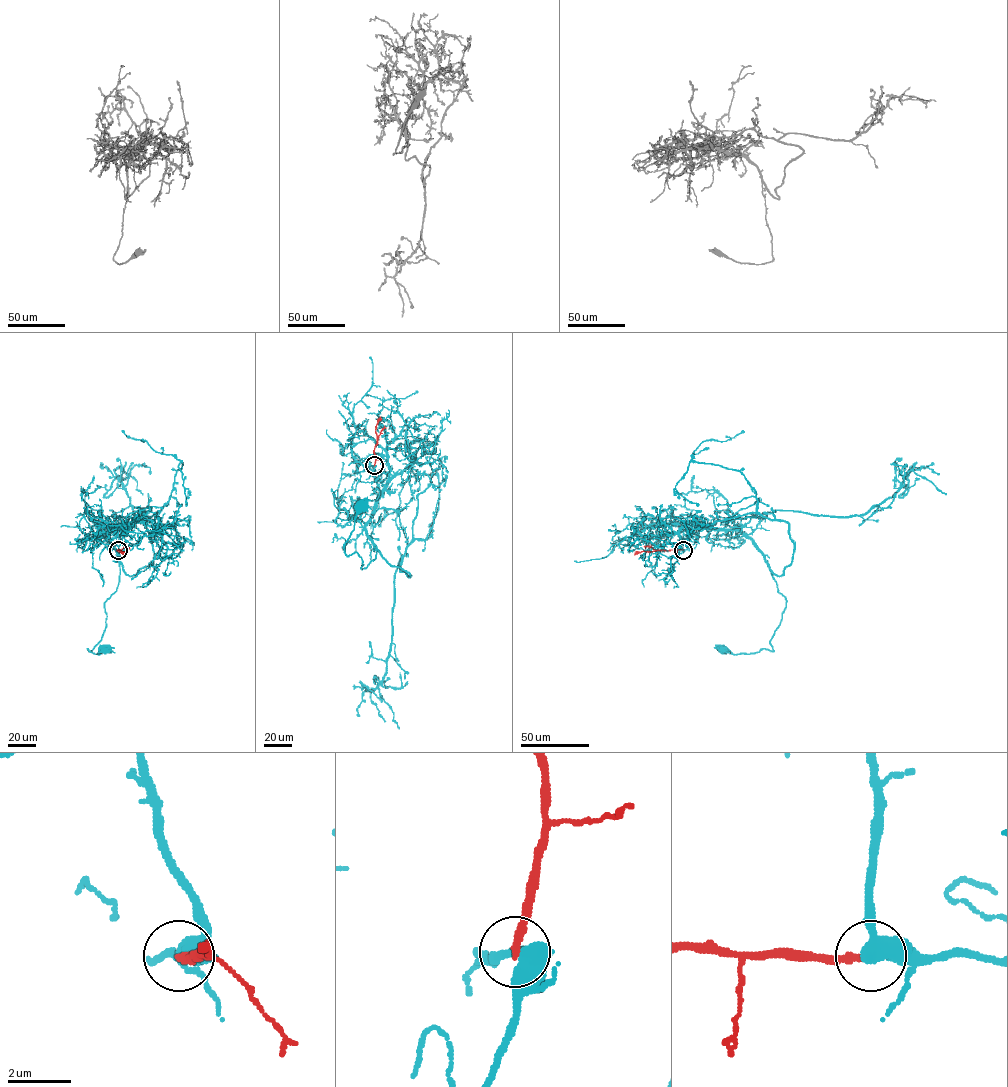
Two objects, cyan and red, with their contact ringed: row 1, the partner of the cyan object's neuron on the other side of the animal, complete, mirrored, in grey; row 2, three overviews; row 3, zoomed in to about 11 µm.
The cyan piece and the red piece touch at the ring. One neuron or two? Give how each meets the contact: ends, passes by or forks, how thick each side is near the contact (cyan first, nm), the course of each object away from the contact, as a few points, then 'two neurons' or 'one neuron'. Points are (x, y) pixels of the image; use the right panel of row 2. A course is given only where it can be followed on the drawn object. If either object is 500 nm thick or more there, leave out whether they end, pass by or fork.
cyan passes by; red ends there; 460 nm thick on the cyan side, 260 nm on the other; cyan runs (683, 549), (686, 529), (737, 529), (764, 556), (786, 599), (770, 642), (773, 651), (722, 649); red runs (683, 549), (634, 554); two neurons

